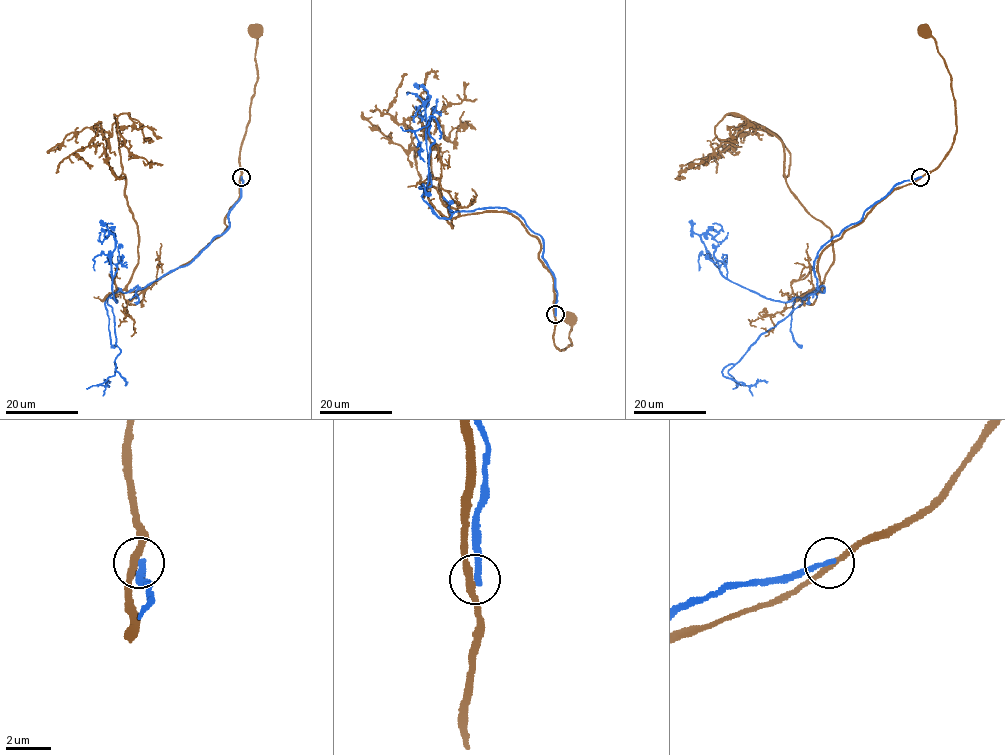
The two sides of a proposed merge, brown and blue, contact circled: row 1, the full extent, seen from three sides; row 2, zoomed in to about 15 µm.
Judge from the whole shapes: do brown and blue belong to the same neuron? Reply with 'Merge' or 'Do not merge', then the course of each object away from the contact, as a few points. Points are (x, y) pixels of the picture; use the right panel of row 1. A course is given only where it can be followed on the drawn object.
Do not merge. Course of brown: (920, 177), (932, 172), (942, 161), (956, 131), (950, 74), (936, 42), (924, 32). Course of blue: (920, 177), (820, 249), (824, 291), (790, 300), (729, 280), (700, 238), (718, 233), (712, 223)

